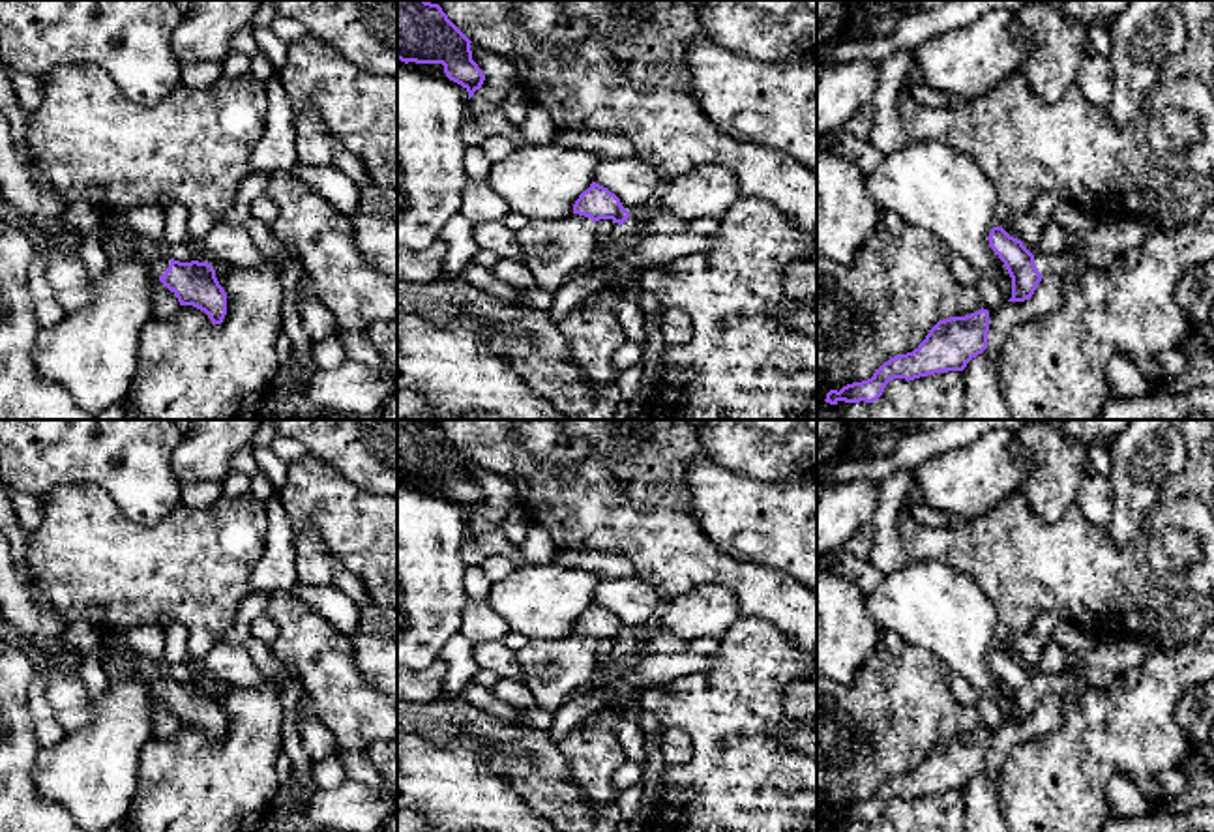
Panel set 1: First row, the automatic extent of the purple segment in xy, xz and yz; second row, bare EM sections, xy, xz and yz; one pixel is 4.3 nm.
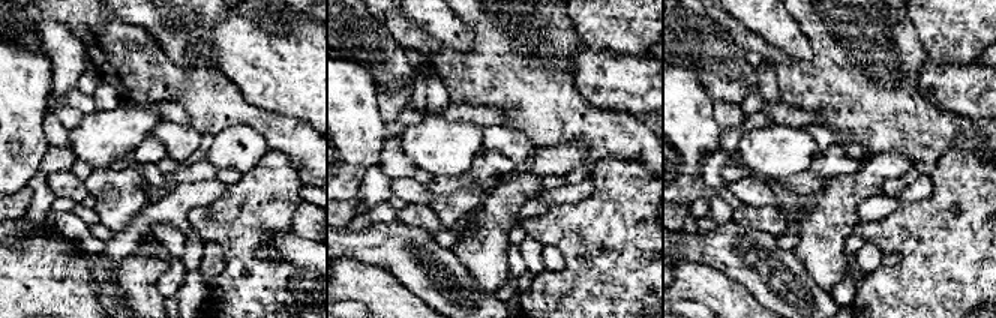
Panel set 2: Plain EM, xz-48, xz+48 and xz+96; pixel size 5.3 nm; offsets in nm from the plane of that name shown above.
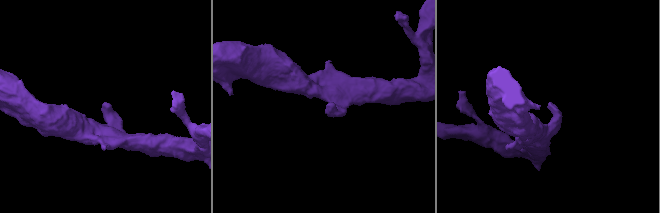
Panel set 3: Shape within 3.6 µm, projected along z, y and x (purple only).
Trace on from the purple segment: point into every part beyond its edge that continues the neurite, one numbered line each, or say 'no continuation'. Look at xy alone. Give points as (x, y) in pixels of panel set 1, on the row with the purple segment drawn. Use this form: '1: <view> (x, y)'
1: xy (118, 246)

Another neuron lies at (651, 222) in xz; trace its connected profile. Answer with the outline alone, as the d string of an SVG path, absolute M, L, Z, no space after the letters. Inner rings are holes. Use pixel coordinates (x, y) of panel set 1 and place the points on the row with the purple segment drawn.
M661 210L631 214L626 221L628 227L644 230L646 234L682 234L688 232L688 221Z

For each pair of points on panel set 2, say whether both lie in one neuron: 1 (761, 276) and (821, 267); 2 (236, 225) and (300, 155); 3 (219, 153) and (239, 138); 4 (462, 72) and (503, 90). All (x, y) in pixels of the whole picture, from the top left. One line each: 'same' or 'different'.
1: different
2: different
3: same
4: same

